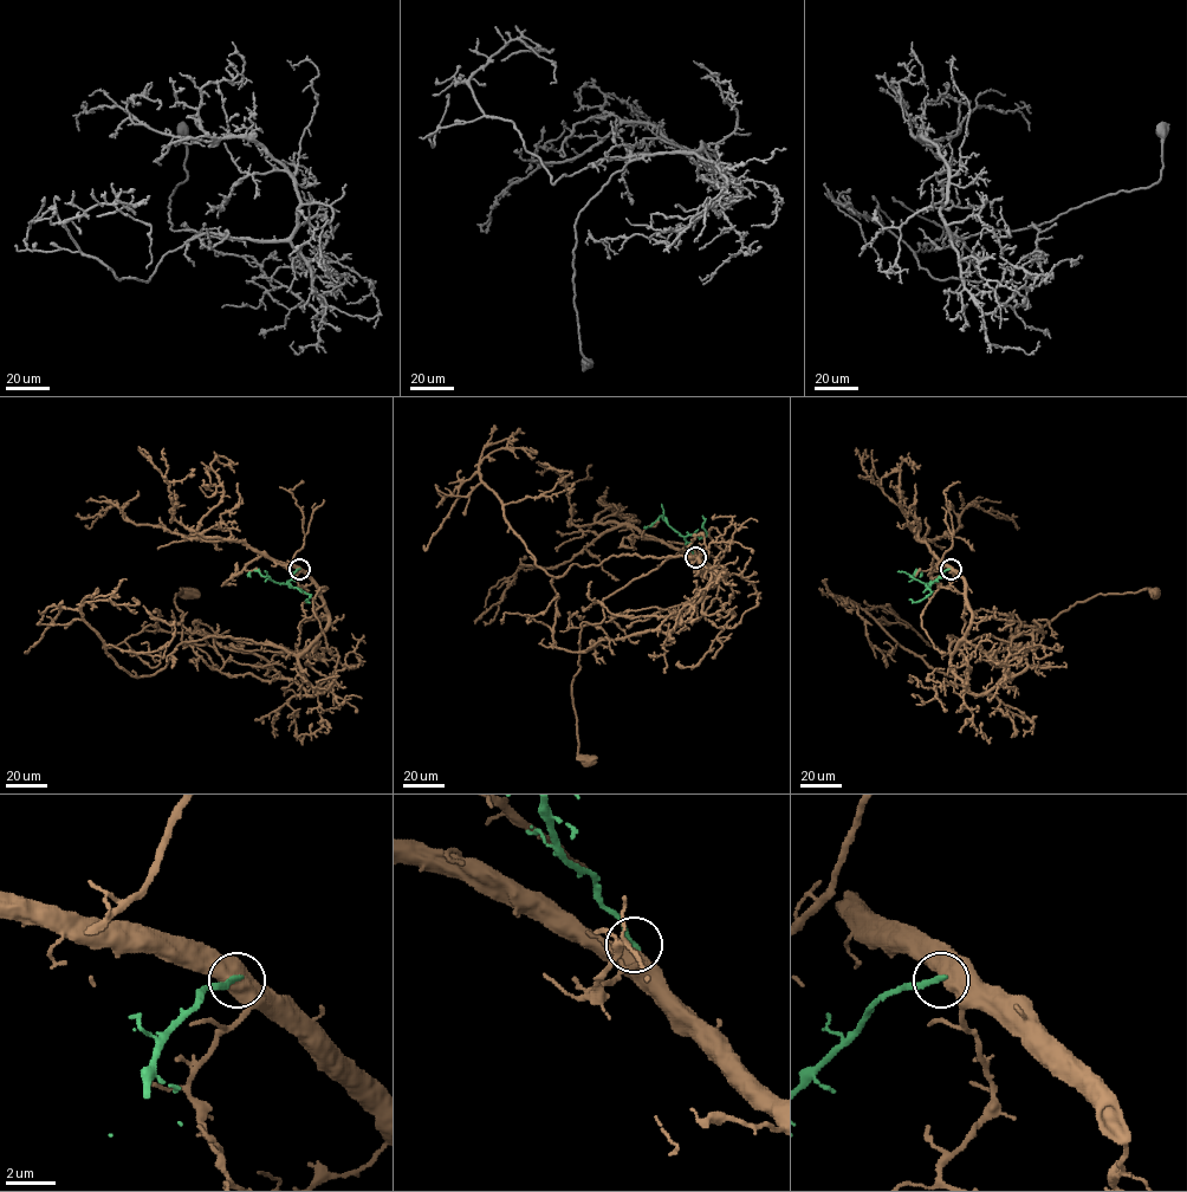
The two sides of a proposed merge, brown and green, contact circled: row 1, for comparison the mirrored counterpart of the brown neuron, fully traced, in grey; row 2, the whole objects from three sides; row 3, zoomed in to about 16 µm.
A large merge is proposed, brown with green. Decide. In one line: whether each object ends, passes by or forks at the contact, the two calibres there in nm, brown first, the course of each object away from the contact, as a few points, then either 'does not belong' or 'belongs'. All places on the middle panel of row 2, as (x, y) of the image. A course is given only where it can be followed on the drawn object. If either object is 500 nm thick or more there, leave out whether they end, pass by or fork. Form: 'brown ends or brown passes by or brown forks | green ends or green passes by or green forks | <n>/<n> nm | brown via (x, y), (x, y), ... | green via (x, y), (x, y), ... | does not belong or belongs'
650/240 nm | brown via (695, 557), (724, 578), (698, 558), (669, 557), (604, 598), (600, 623), (581, 624), (571, 692), (586, 762) | green via (695, 556), (665, 518), (660, 516), (647, 526) | does not belong

